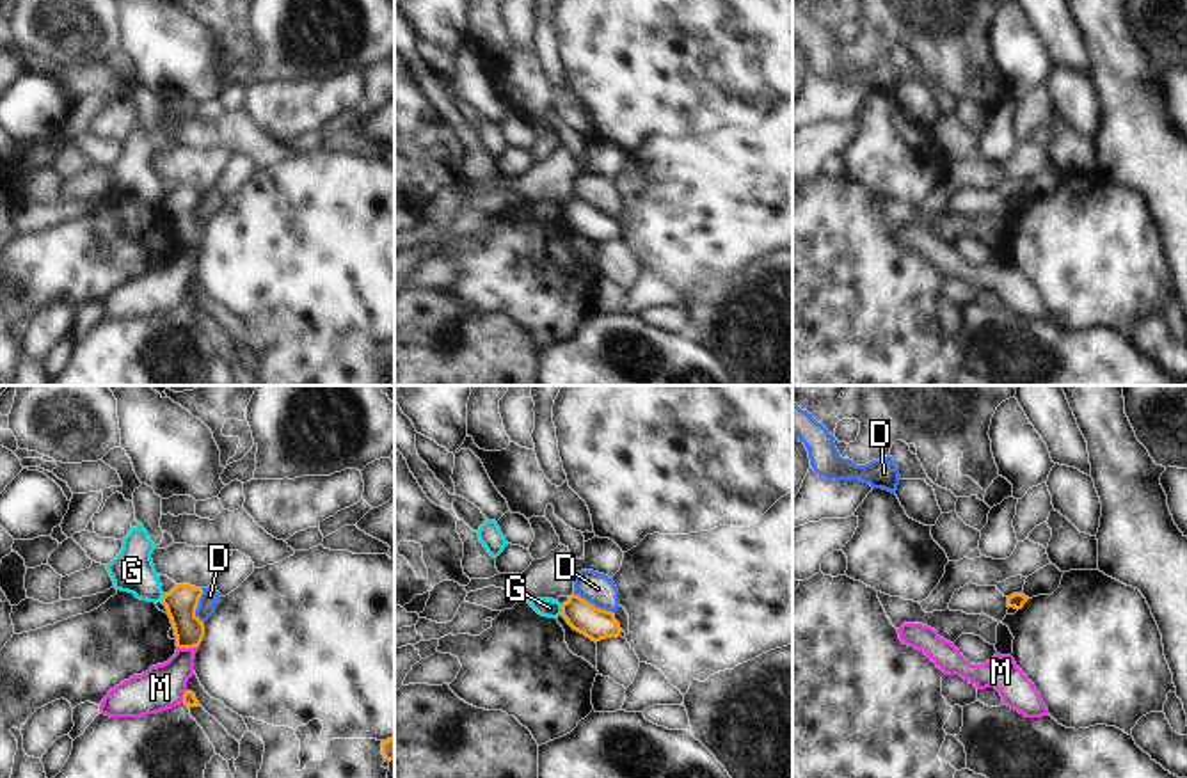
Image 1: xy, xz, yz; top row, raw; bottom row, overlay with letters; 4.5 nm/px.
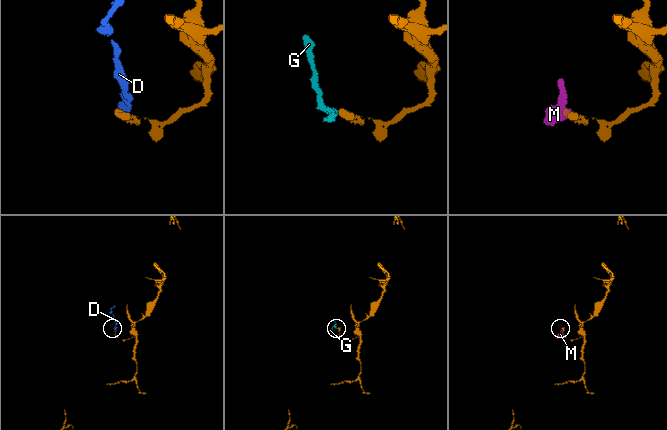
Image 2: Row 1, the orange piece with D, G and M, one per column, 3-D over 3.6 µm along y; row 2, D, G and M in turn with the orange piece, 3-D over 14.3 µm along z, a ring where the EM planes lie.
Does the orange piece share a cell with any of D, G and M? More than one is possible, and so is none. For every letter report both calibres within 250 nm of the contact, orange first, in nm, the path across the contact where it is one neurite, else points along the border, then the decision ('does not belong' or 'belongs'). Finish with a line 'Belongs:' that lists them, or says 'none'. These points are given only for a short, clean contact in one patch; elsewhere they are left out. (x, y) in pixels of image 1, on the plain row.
D: calibres 140 and 140 nm; border xz (574, 196), (612, 215); does not belong
G: calibres 140 and 90 nm; border xz (560, 206), (562, 217); does not belong
M: calibres 140 and 200 nm; border xy (198, 249), (178, 251); does not belong
Belongs: none

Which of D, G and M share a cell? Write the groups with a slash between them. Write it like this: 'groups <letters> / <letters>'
groups D M / G

